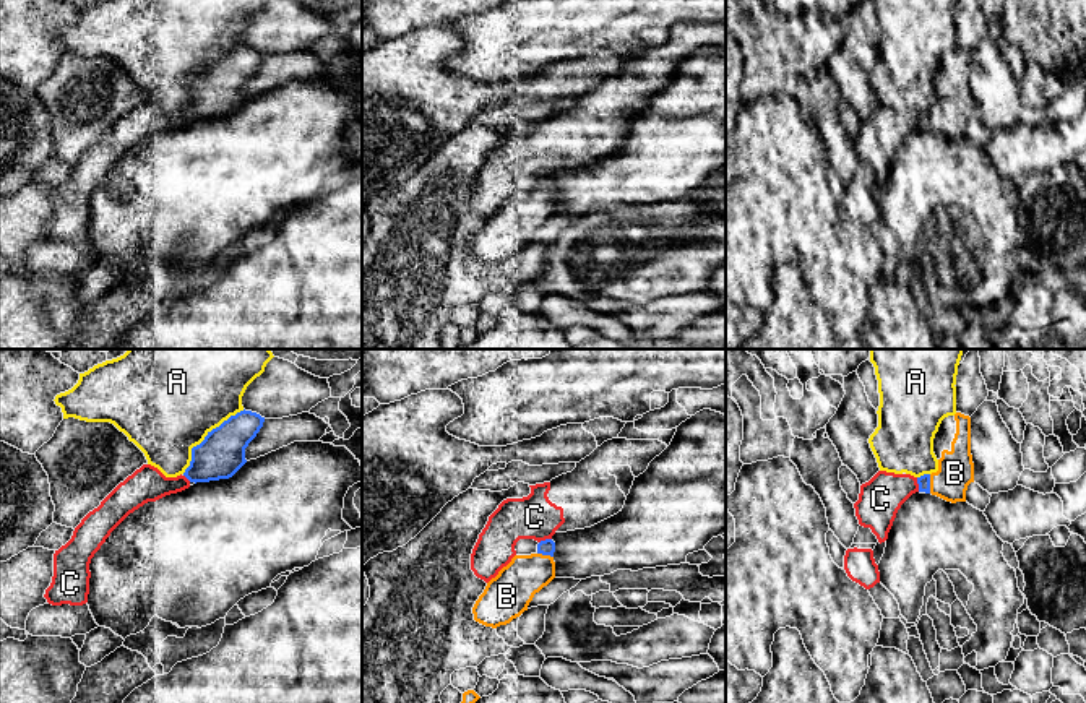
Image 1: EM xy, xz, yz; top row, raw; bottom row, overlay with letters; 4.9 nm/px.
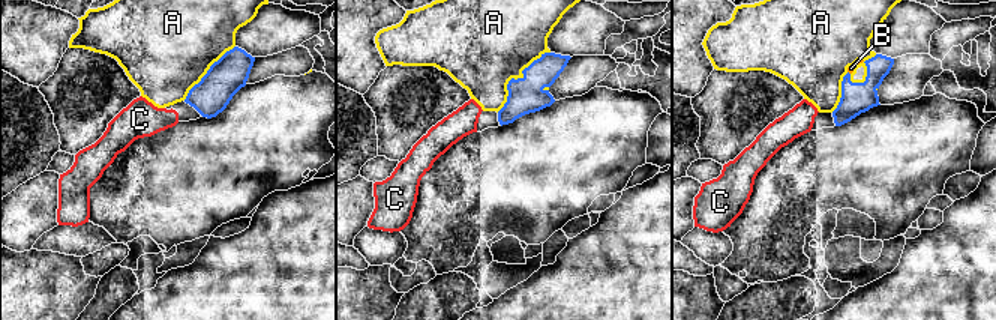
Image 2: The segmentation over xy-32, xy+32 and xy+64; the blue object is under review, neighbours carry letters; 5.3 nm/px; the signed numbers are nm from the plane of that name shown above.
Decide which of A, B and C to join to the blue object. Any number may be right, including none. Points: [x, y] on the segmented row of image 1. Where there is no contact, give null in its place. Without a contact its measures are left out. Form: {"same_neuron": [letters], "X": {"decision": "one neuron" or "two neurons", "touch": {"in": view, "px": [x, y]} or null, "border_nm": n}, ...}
{"same_neuron": ["B"], "A": {"decision": "two neurons", "touch": {"in": "xy", "px": [205, 437]}, "border_nm": 440}, "B": {"decision": "one neuron", "touch": {"in": "yz", "px": [929, 484]}, "border_nm": 100}, "C": {"decision": "two neurons", "touch": {"in": "yz", "px": [917, 483]}, "border_nm": 70}}

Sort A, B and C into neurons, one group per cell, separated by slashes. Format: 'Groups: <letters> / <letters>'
Groups: A / B / C

